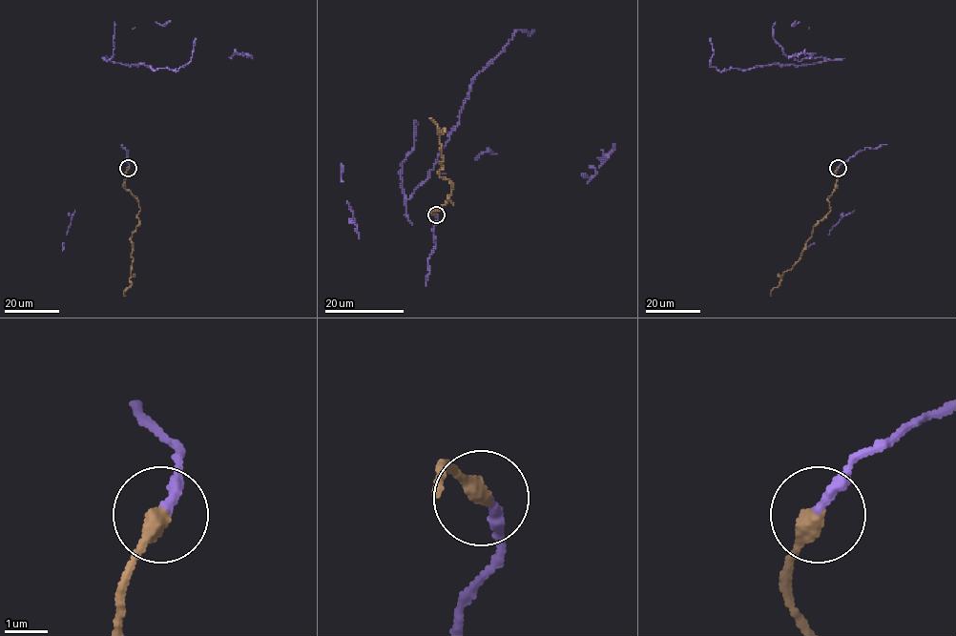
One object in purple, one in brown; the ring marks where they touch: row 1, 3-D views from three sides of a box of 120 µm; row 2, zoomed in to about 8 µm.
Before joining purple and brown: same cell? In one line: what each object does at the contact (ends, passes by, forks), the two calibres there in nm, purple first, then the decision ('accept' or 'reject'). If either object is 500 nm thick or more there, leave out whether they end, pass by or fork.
purple ends; brown ends; calibres 240 and 440 nm; accept

